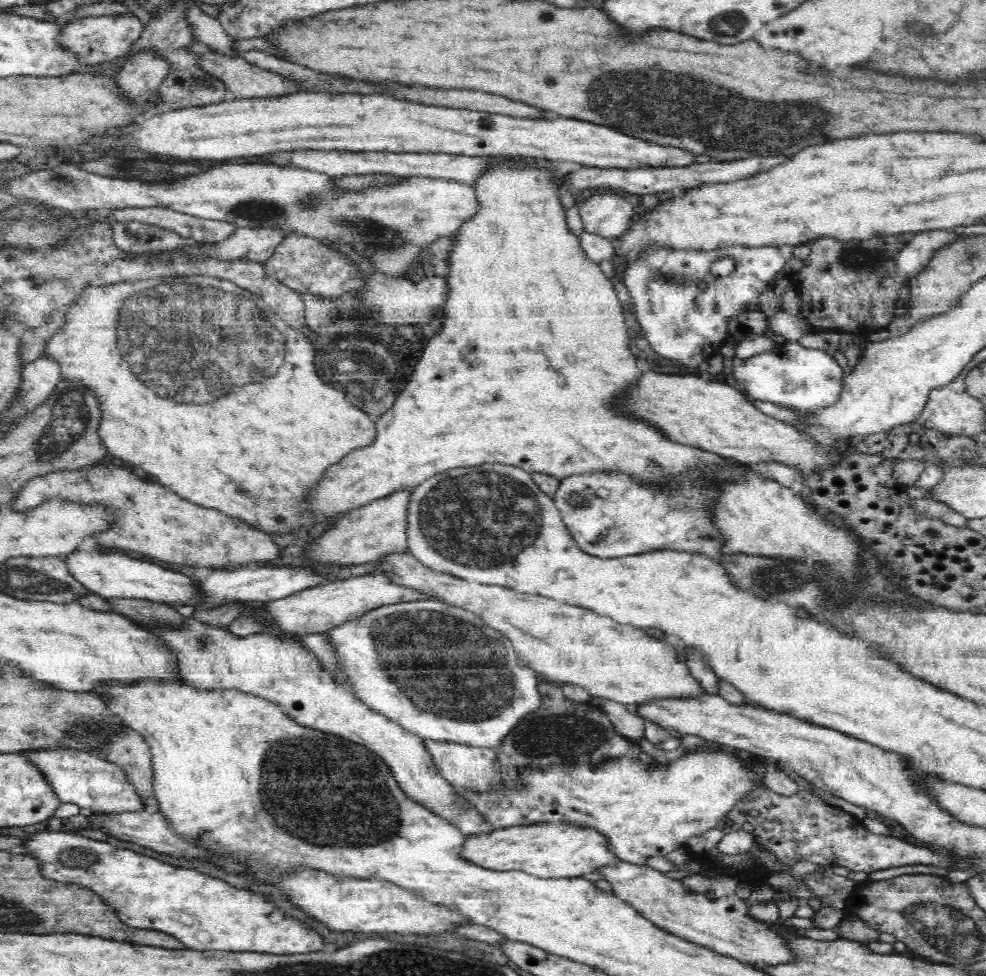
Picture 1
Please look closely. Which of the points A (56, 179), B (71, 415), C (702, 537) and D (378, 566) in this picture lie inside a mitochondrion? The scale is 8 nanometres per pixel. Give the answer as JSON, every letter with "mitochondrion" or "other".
{"A":"mitochondrion","B":"mitochondrion","C":"mitochondrion","D":"other"}

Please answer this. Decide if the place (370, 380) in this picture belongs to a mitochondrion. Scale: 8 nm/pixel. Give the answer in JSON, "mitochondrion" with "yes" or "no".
{"mitochondrion":"yes"}

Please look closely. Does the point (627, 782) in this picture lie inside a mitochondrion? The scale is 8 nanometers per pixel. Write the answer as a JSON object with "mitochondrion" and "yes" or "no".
{"mitochondrion":"no"}

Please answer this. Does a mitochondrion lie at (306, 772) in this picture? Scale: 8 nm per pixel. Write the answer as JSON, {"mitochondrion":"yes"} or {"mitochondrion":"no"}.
{"mitochondrion":"yes"}

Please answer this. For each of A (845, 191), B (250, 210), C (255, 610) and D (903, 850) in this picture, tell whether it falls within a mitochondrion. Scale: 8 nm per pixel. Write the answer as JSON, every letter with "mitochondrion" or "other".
{"A":"other","B":"mitochondrion","C":"other","D":"other"}

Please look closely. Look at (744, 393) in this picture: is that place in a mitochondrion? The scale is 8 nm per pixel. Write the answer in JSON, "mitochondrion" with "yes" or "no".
{"mitochondrion":"no"}

